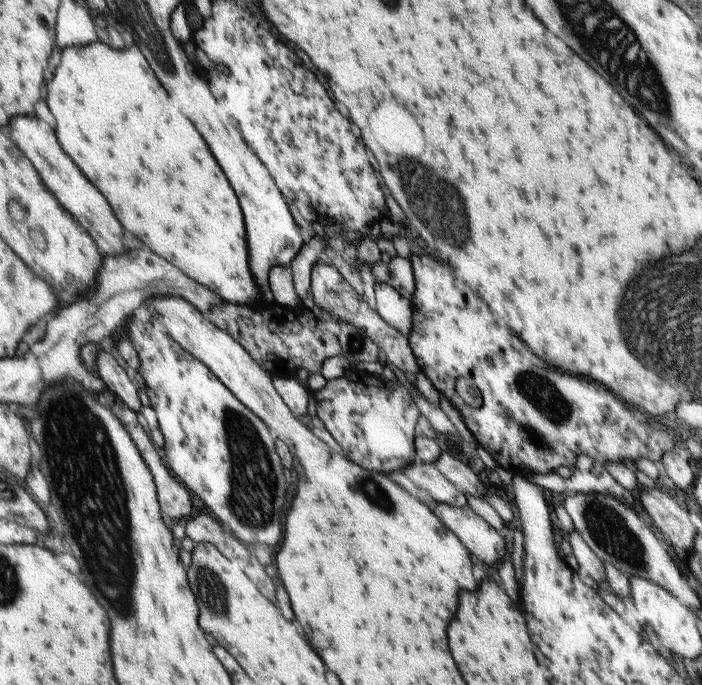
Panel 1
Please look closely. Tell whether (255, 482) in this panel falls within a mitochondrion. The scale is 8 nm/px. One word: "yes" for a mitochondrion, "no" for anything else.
yes

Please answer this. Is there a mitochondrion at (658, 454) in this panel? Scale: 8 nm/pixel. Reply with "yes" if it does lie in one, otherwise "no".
no

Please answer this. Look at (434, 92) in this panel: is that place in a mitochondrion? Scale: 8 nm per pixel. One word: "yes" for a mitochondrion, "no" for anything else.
no

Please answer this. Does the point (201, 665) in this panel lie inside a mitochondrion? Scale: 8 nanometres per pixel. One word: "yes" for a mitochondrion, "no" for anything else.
no

